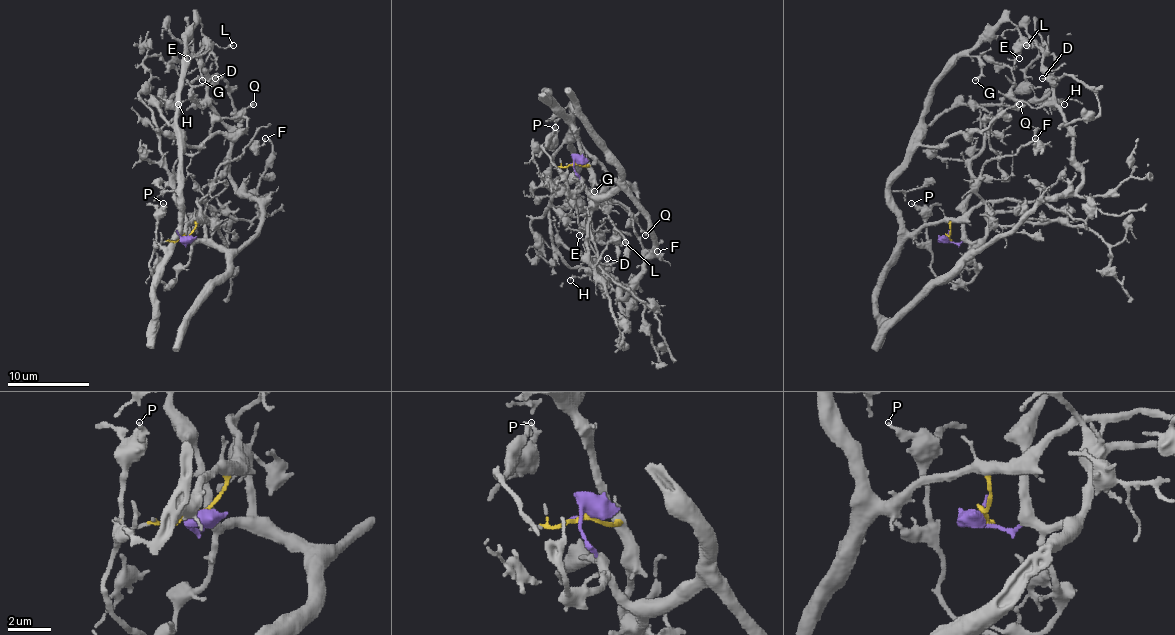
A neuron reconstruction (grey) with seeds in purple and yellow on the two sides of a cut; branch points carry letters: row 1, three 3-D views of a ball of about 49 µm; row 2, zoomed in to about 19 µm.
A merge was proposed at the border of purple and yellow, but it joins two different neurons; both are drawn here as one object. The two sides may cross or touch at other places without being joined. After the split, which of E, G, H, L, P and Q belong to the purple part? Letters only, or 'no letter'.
H, P

